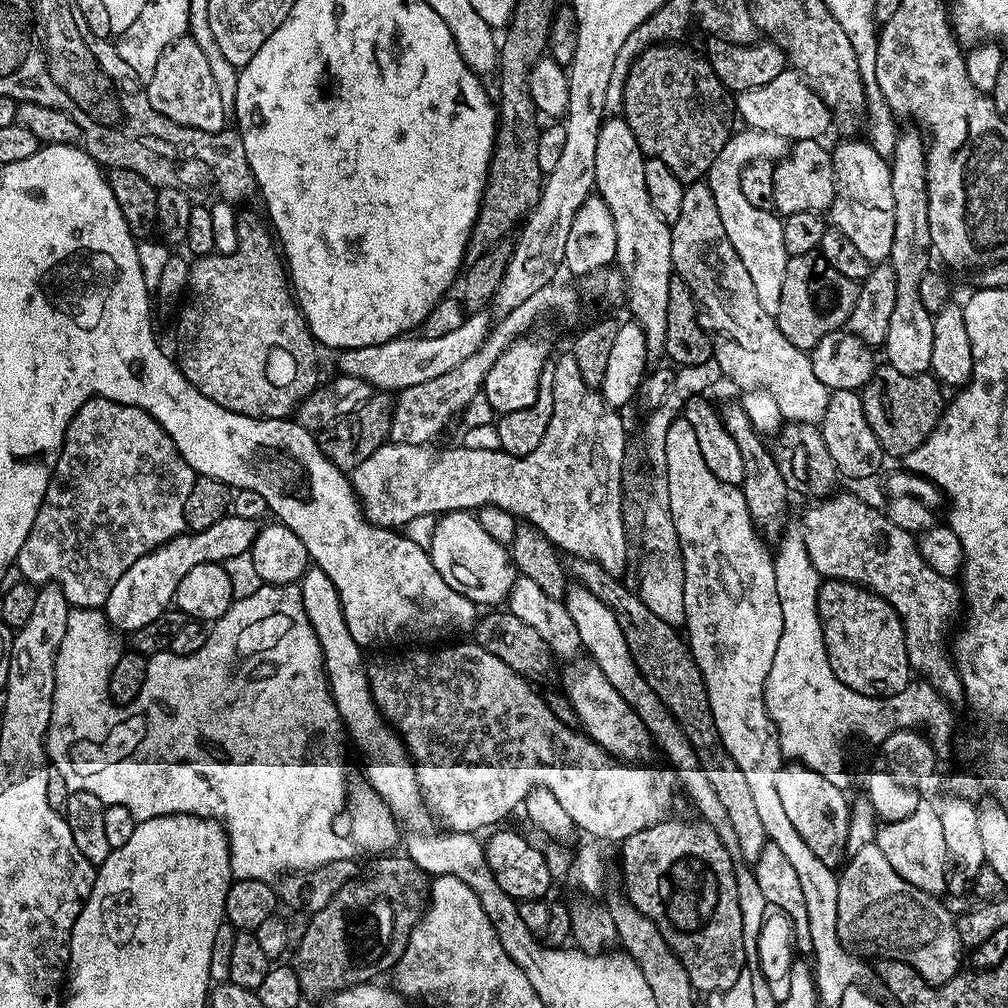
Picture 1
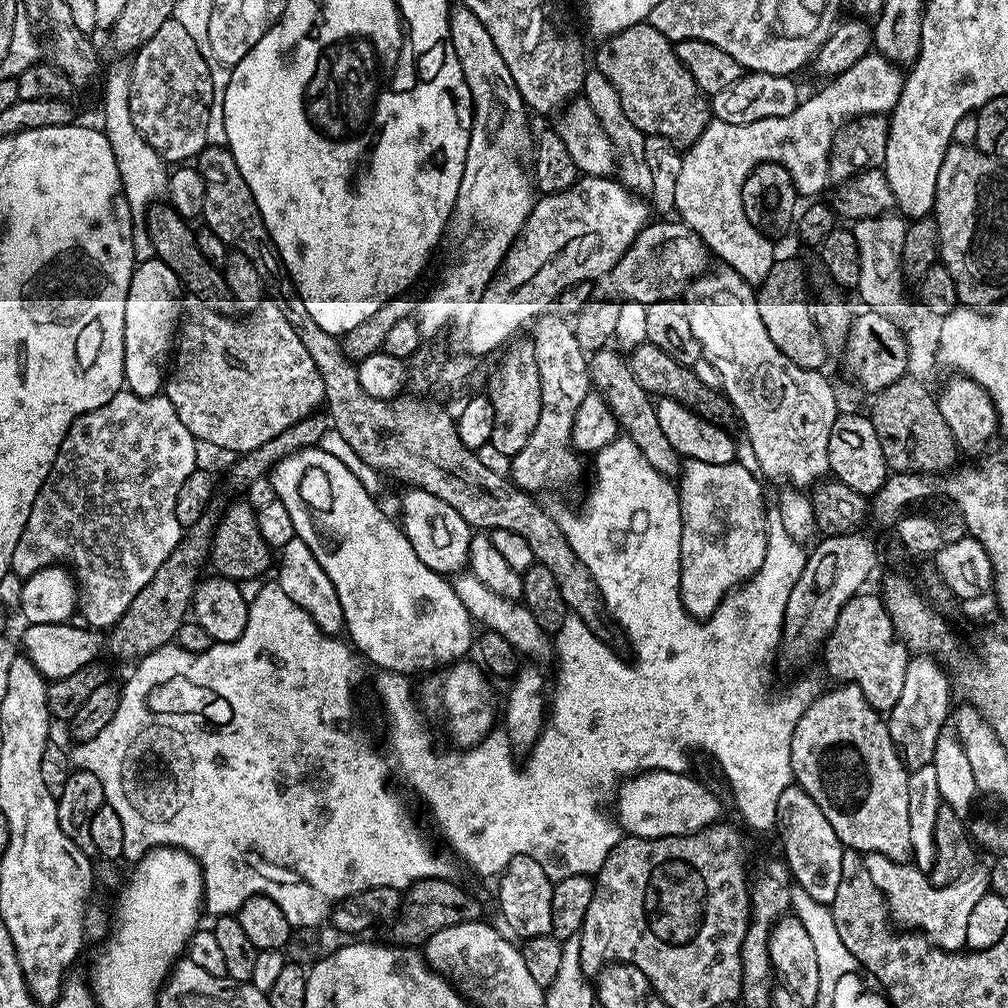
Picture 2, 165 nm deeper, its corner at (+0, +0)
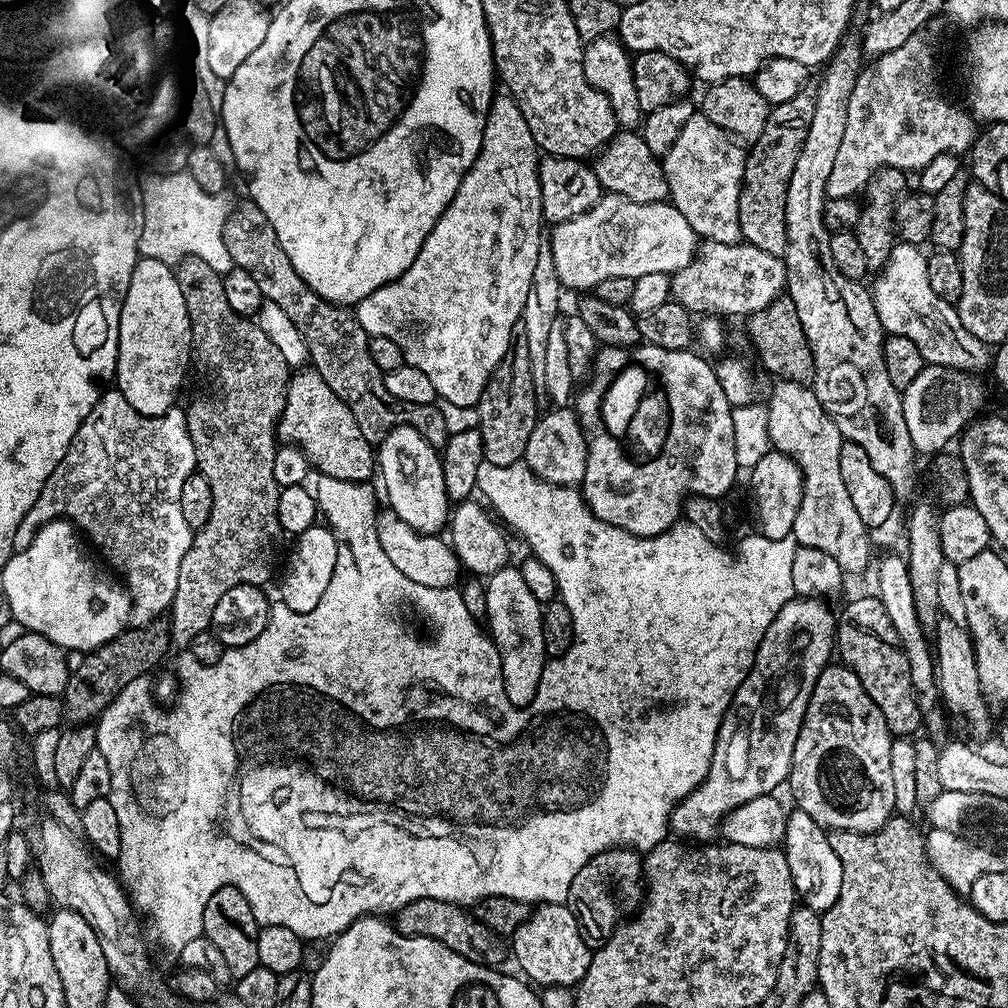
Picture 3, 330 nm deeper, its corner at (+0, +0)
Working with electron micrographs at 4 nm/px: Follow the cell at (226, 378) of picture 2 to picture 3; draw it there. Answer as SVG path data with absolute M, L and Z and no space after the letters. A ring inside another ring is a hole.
M305 366L291 373L286 394L286 406L276 425L276 435L285 445L304 451L304 457L320 476L339 480L371 481L374 476L374 448L364 437L350 406L326 386L322 374Z

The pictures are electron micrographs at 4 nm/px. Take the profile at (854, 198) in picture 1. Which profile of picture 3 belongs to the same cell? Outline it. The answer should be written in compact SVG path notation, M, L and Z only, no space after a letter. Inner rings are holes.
M903 242L893 243L890 258L879 269L876 285L871 285L872 301L885 333L910 338L928 364L953 368L959 372L977 374L989 367L990 348L983 344L966 326L956 313L955 304L948 304L930 287L926 274L928 256L917 245Z

